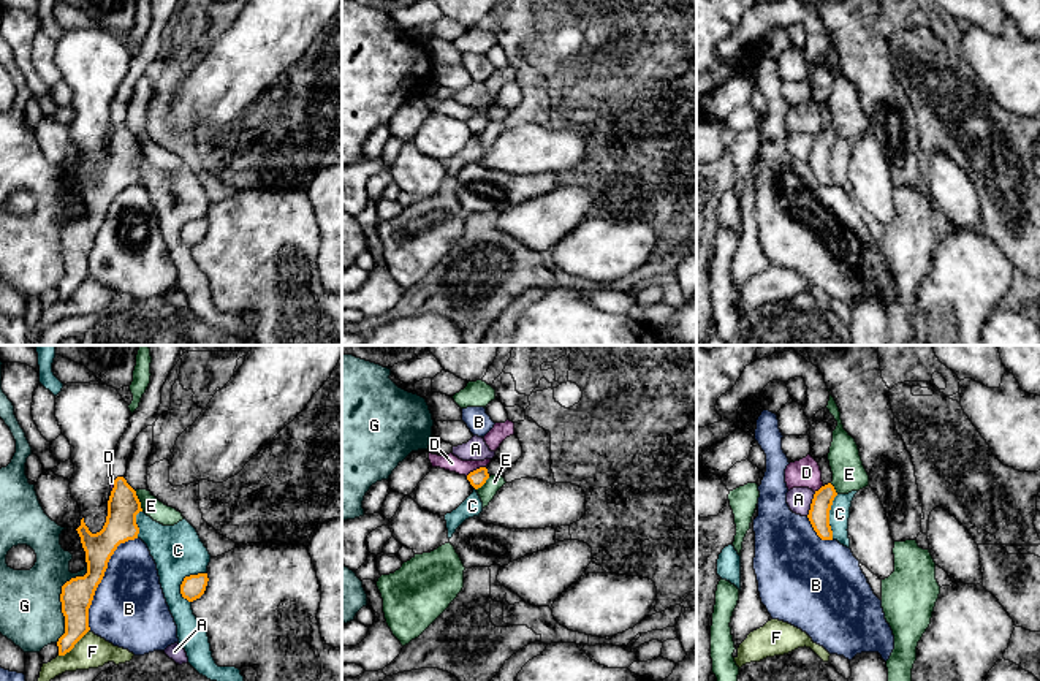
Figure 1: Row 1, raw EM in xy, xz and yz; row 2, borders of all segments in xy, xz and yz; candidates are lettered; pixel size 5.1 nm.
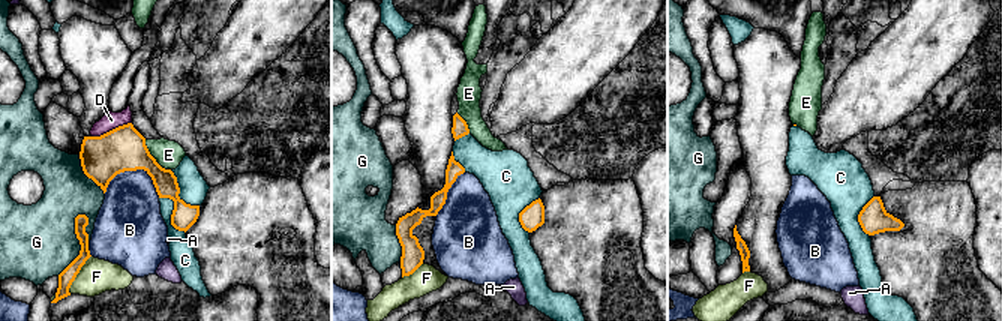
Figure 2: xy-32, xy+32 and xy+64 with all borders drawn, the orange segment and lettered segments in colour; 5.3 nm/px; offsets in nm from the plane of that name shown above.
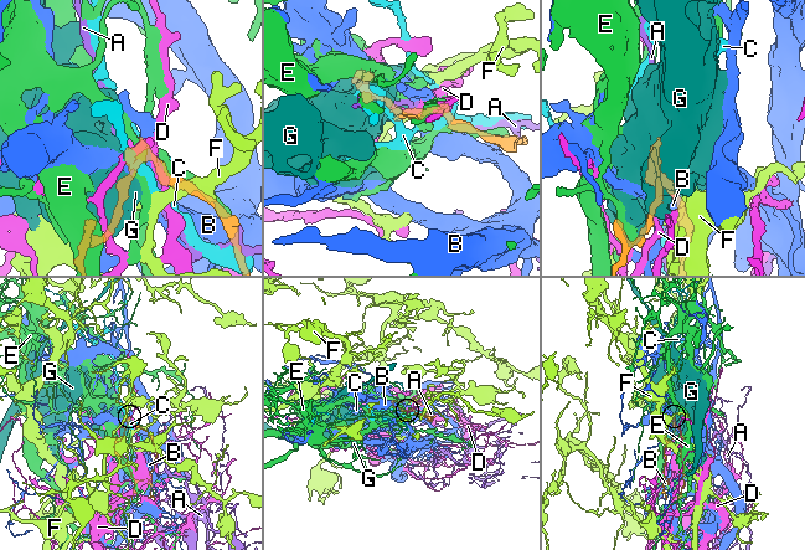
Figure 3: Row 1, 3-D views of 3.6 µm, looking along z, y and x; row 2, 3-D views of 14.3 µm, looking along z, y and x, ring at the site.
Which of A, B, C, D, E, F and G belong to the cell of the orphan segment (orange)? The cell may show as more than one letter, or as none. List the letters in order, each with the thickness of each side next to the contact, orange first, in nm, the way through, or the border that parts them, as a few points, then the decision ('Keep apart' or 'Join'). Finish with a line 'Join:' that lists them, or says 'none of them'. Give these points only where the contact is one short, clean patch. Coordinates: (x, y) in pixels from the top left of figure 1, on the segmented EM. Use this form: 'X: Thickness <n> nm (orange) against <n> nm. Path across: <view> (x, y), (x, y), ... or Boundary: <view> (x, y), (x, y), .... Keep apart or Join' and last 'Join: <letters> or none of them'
A: Thickness 110 nm (orange) against 120 nm. Keep apart
B: Thickness 160 nm (orange) against 380 nm. Keep apart
C: Thickness 120 nm (orange) against 260 nm. Keep apart
D: Thickness 90 nm (orange) against 90 nm. Keep apart
E: Thickness 160 nm (orange) against 100 nm. Keep apart
F: Thickness 160 nm (orange) against 170 nm. Boundary: xy (89, 629), (68, 651), (59, 656). Keep apart
G: Thickness 160 nm (orange) against 320 nm. Keep apart
Join: none of them

